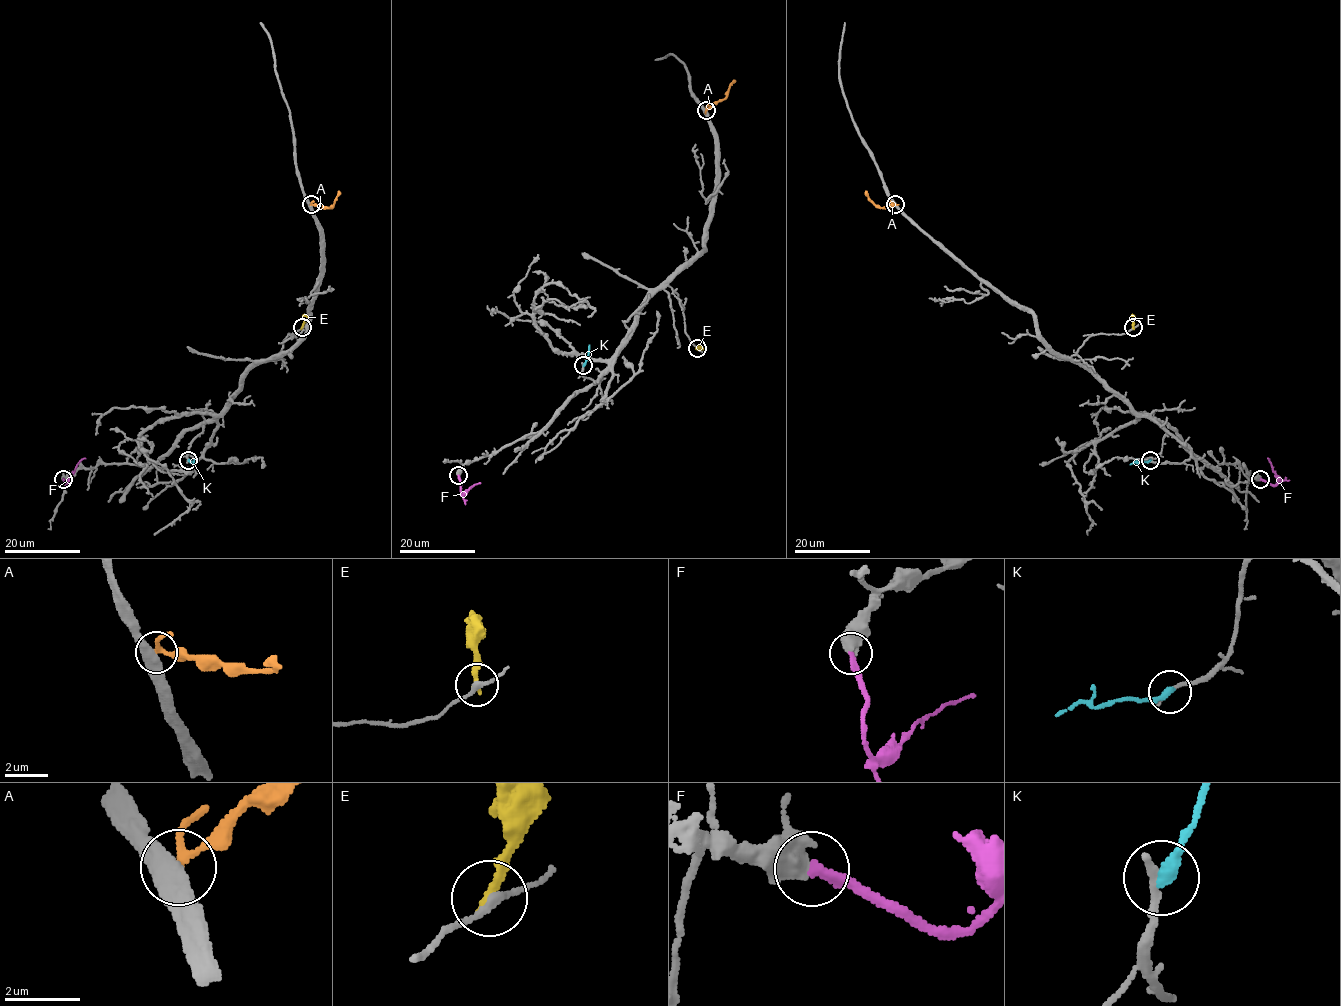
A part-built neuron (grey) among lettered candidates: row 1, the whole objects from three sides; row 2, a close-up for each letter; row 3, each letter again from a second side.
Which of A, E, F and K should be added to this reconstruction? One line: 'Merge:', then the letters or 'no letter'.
Merge: F

